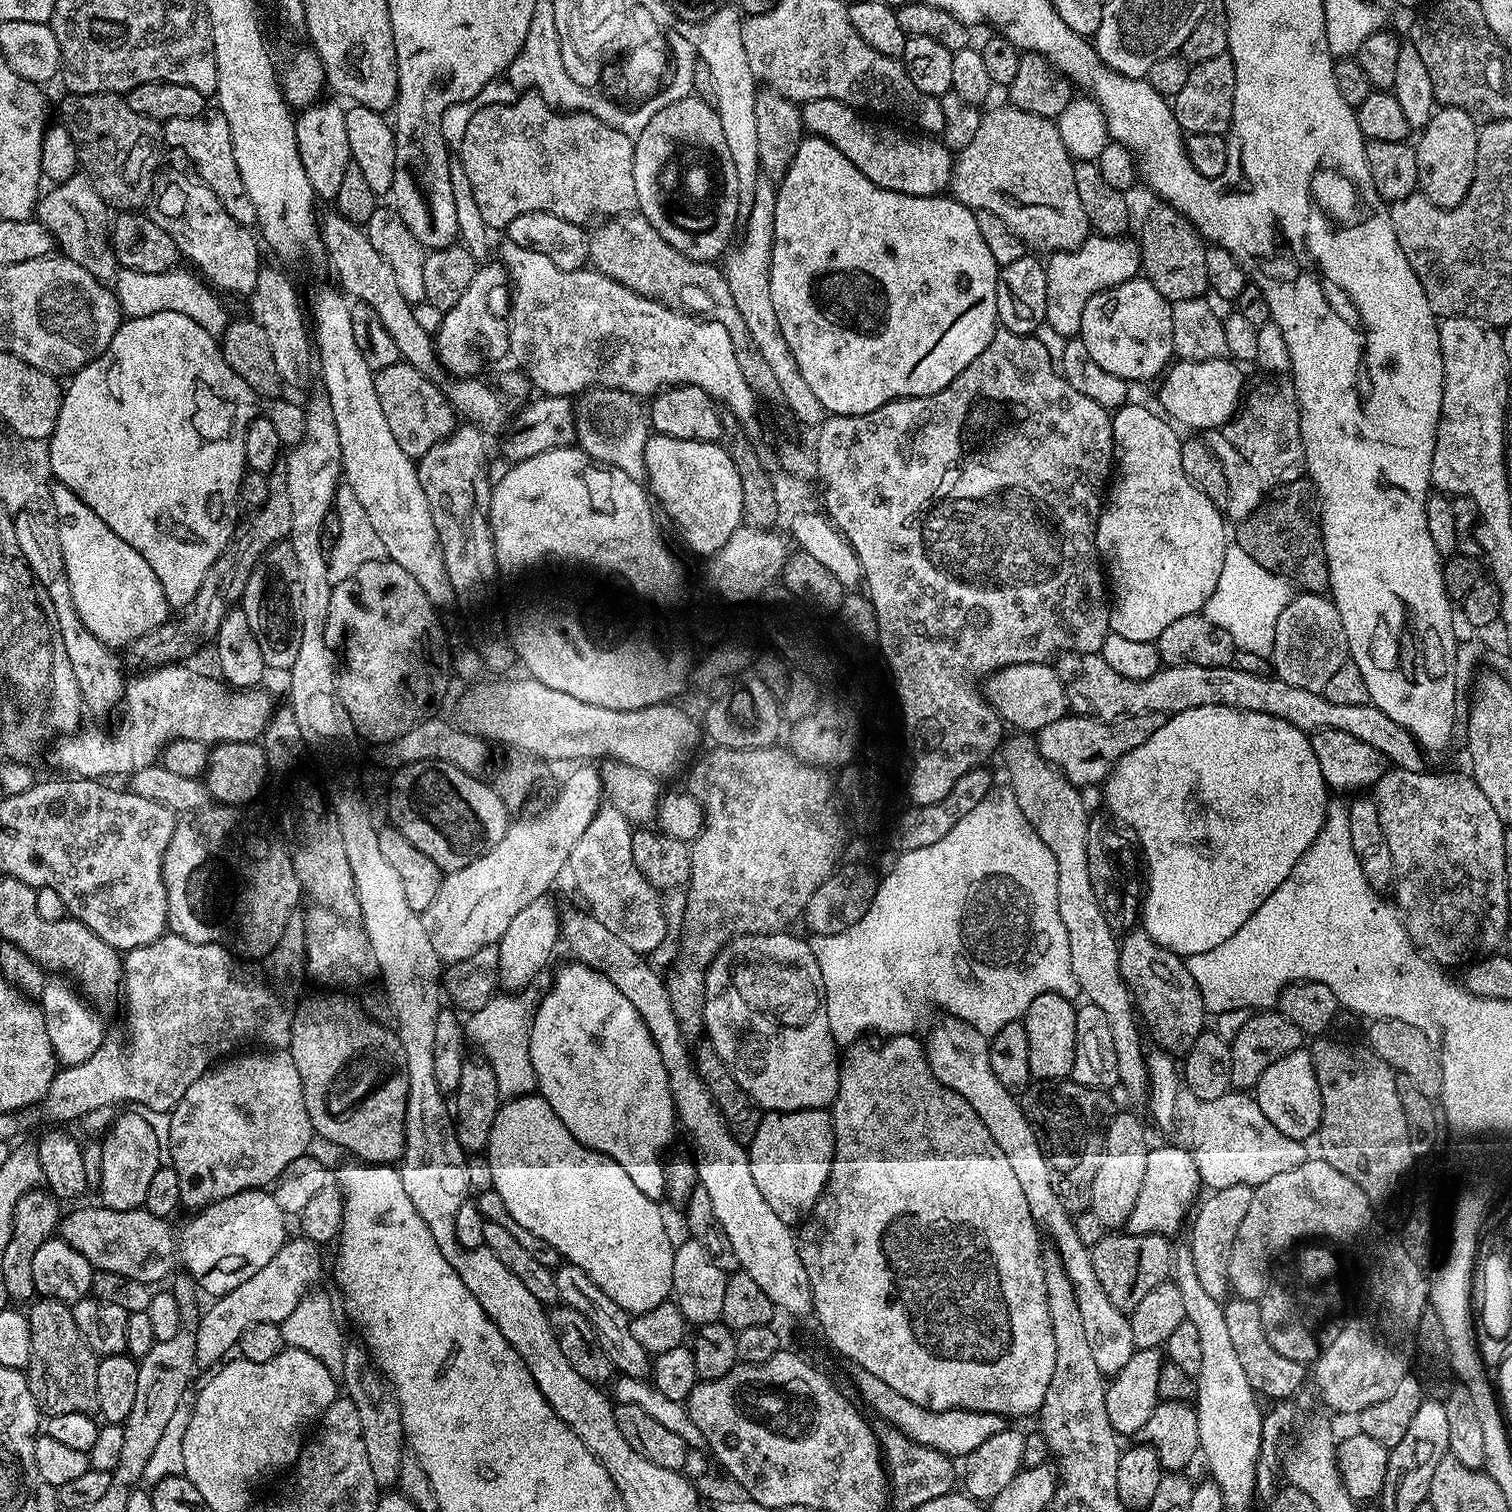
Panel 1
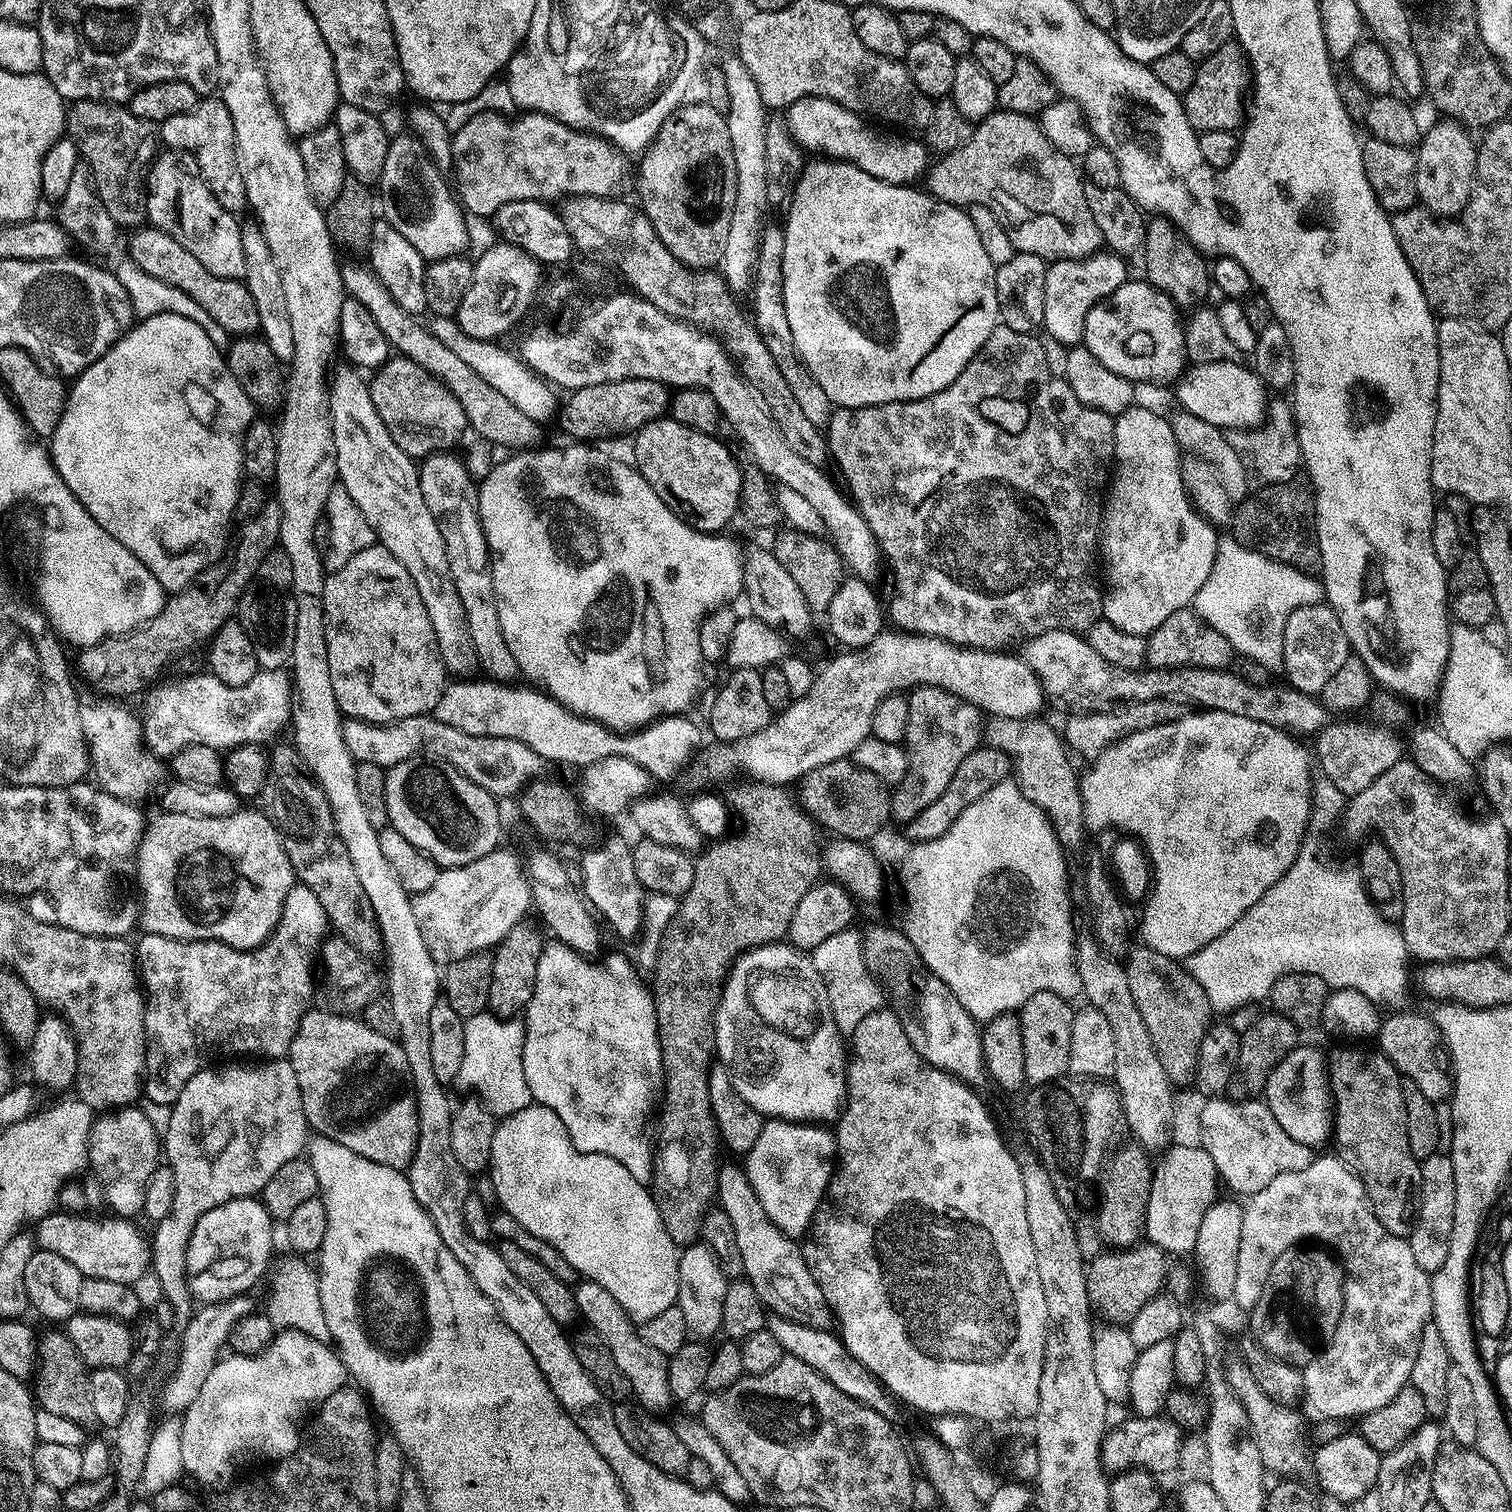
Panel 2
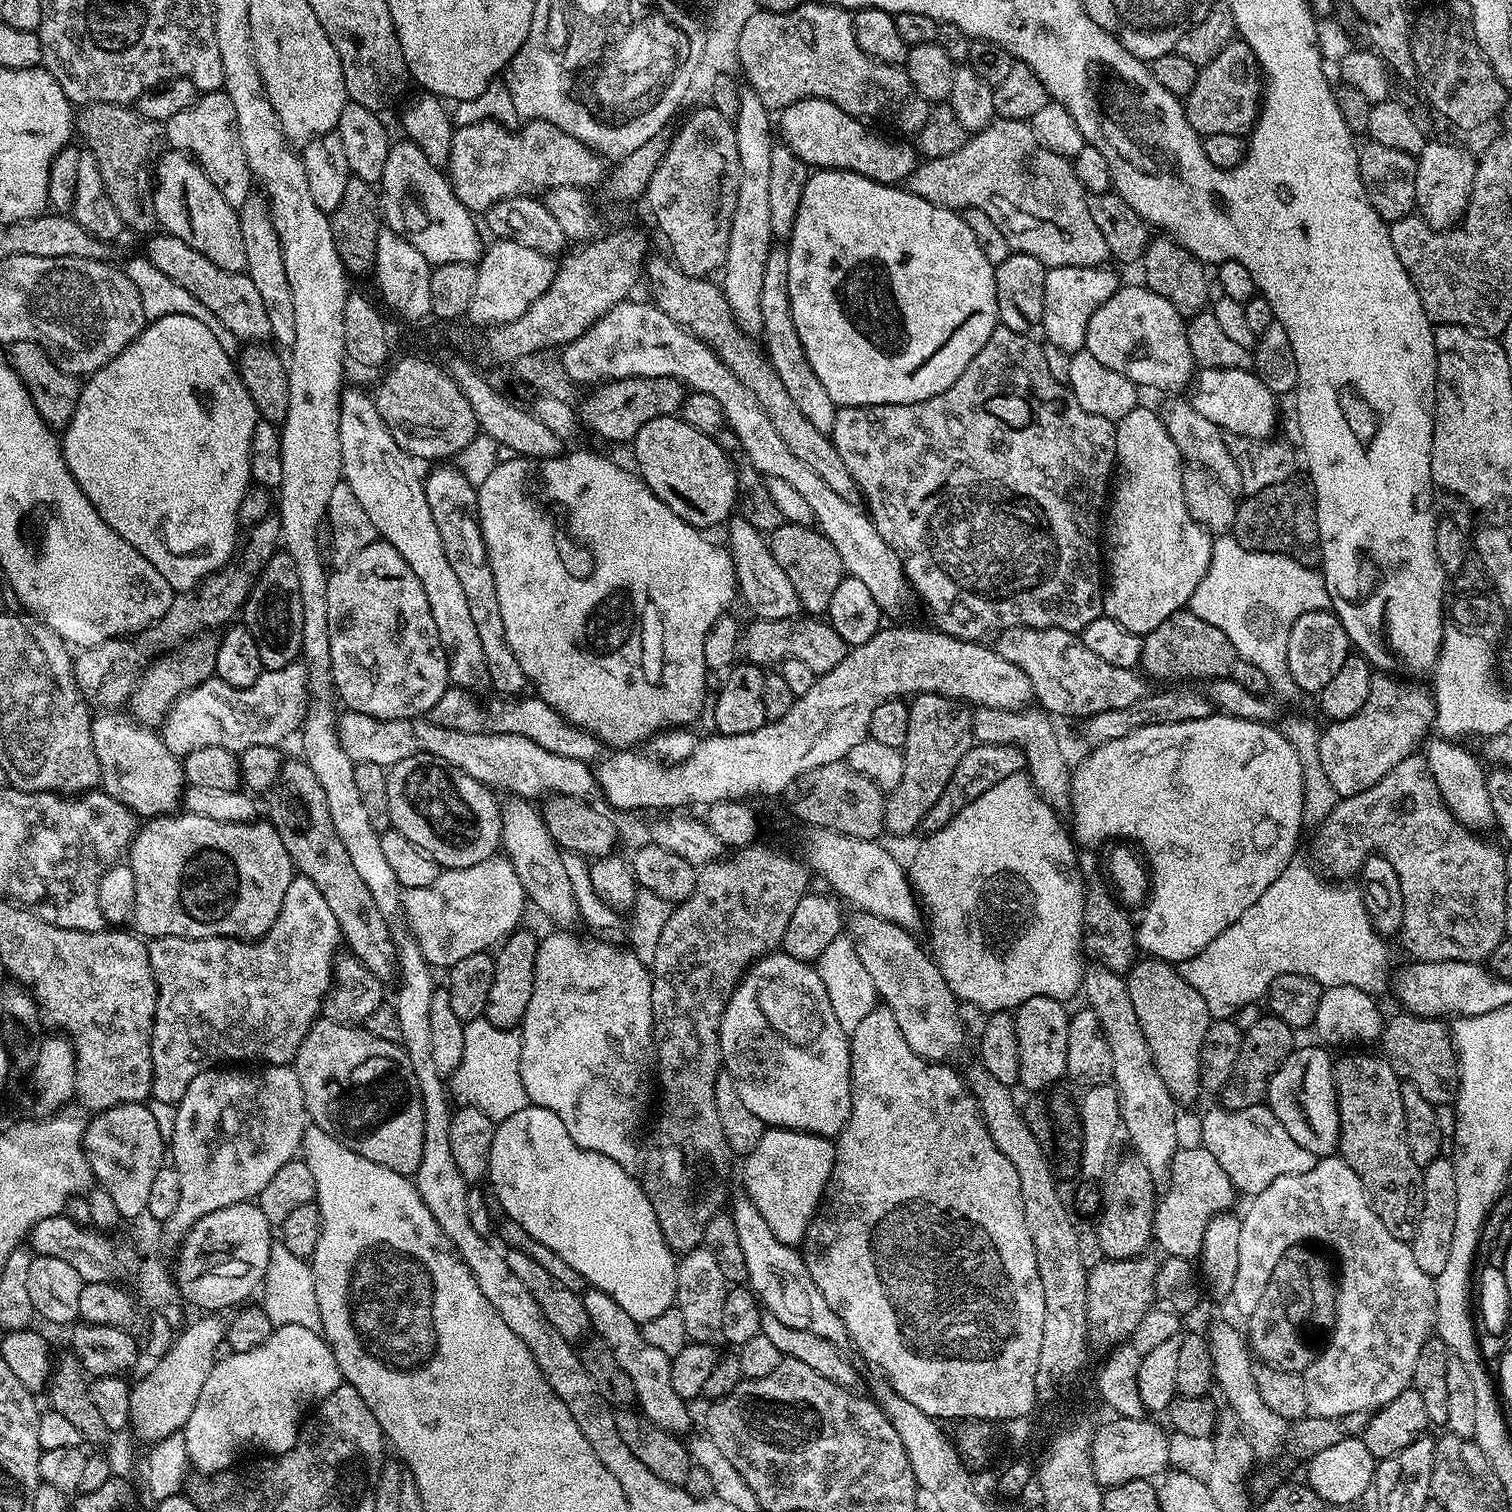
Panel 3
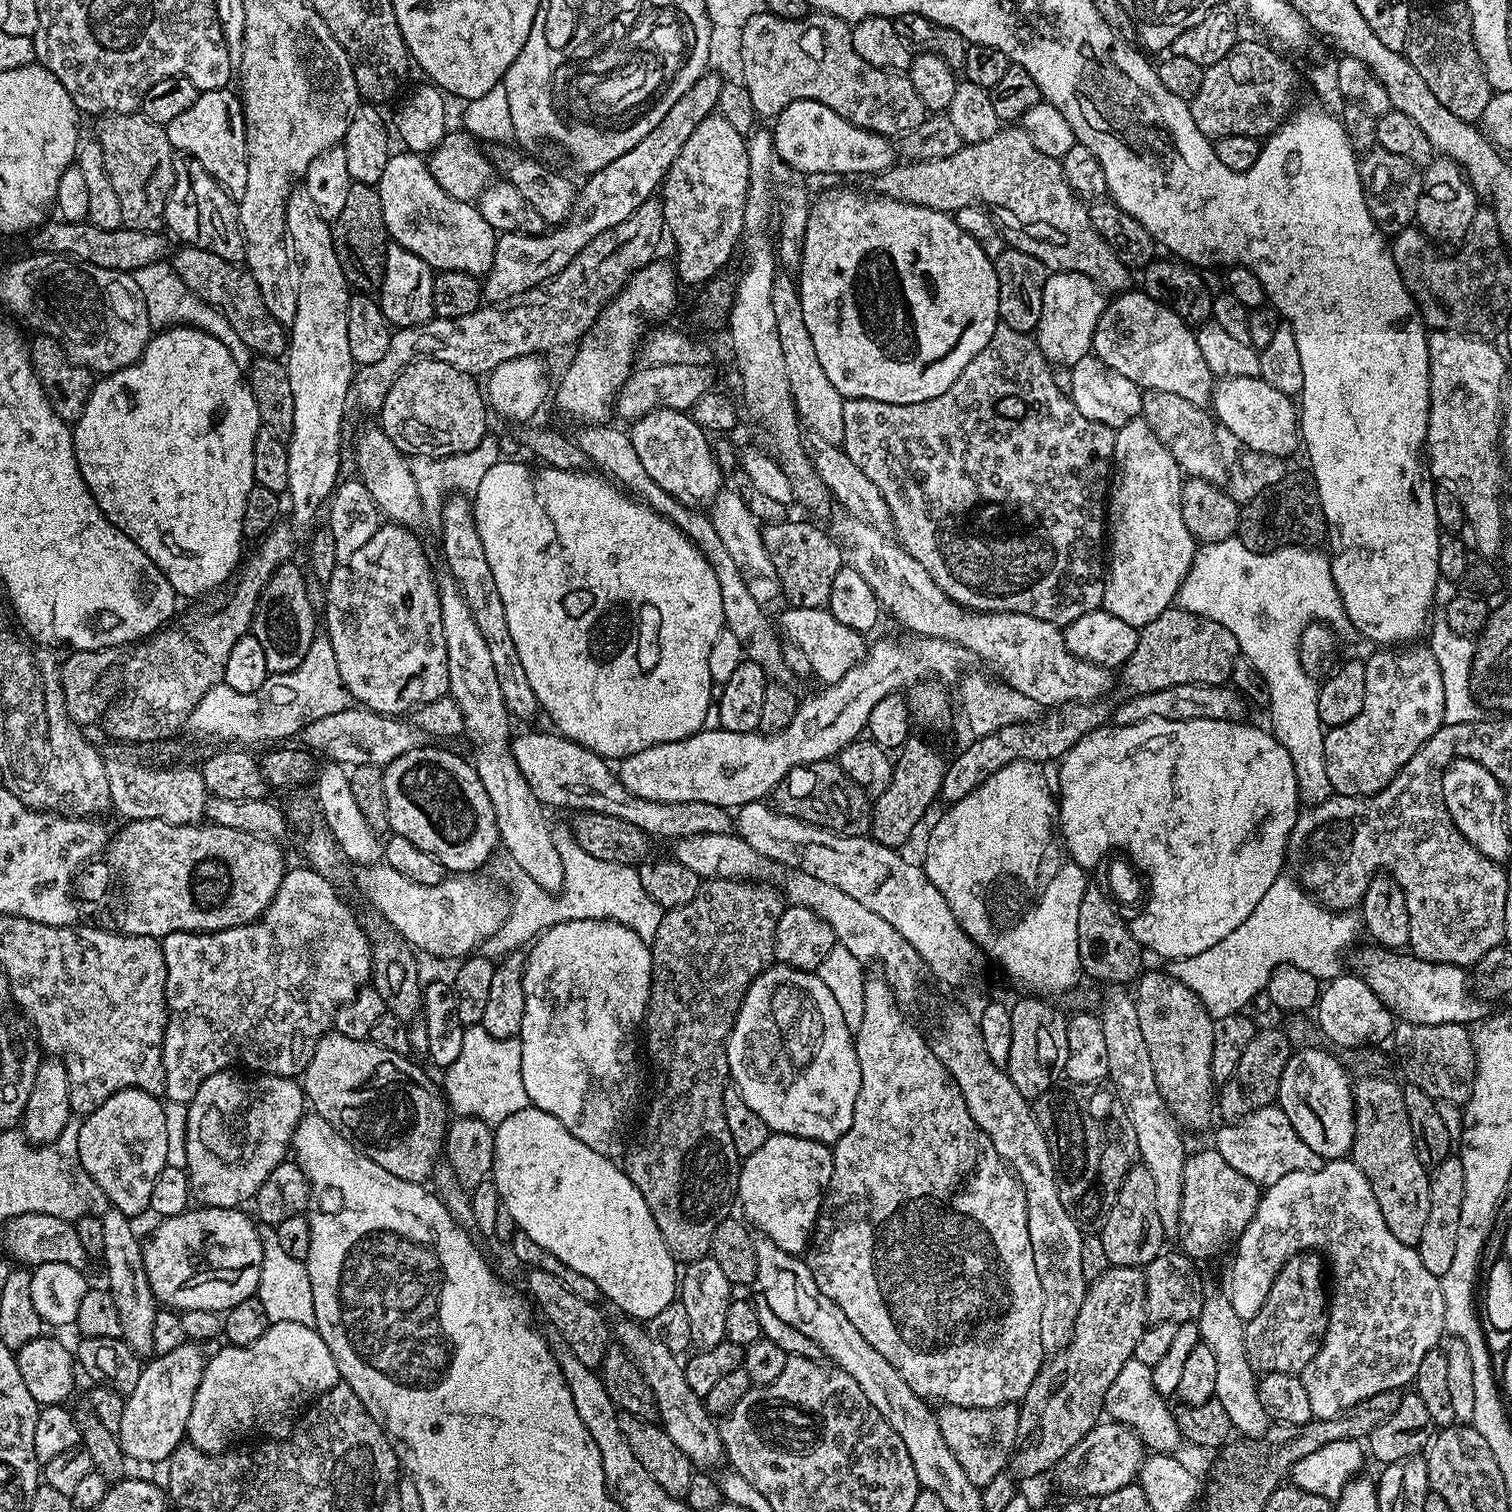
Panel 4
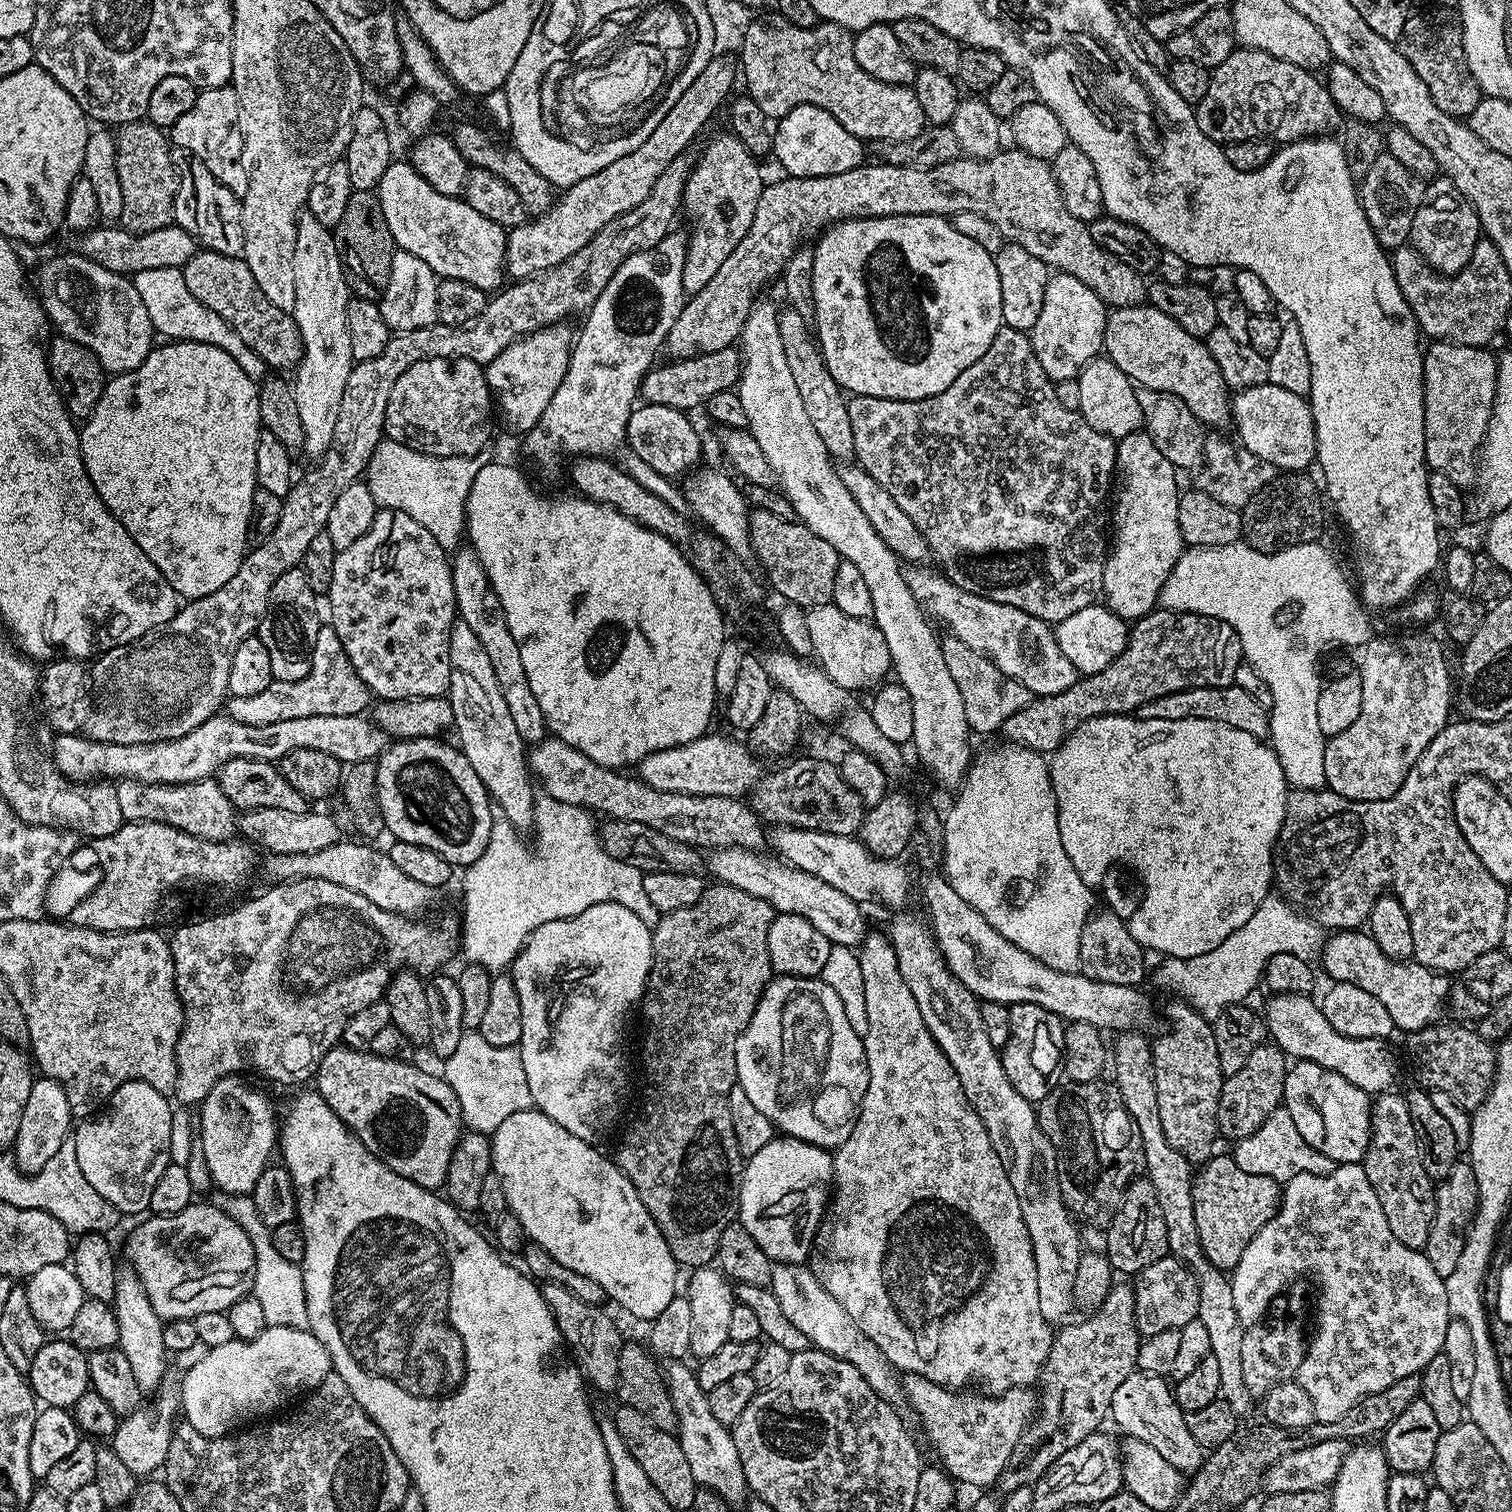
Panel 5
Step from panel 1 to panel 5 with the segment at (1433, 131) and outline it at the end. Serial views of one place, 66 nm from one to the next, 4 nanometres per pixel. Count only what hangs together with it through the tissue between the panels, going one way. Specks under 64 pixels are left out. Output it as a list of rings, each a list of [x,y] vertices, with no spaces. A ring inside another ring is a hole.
[[[1433,178],[1427,181],[1424,189],[1425,203],[1421,204],[1418,214],[1414,214],[1414,226],[1410,237],[1411,247],[1436,272],[1453,276],[1461,272],[1474,254],[1474,246],[1482,239],[1482,229],[1478,214],[1472,209],[1469,200],[1446,178]]]

